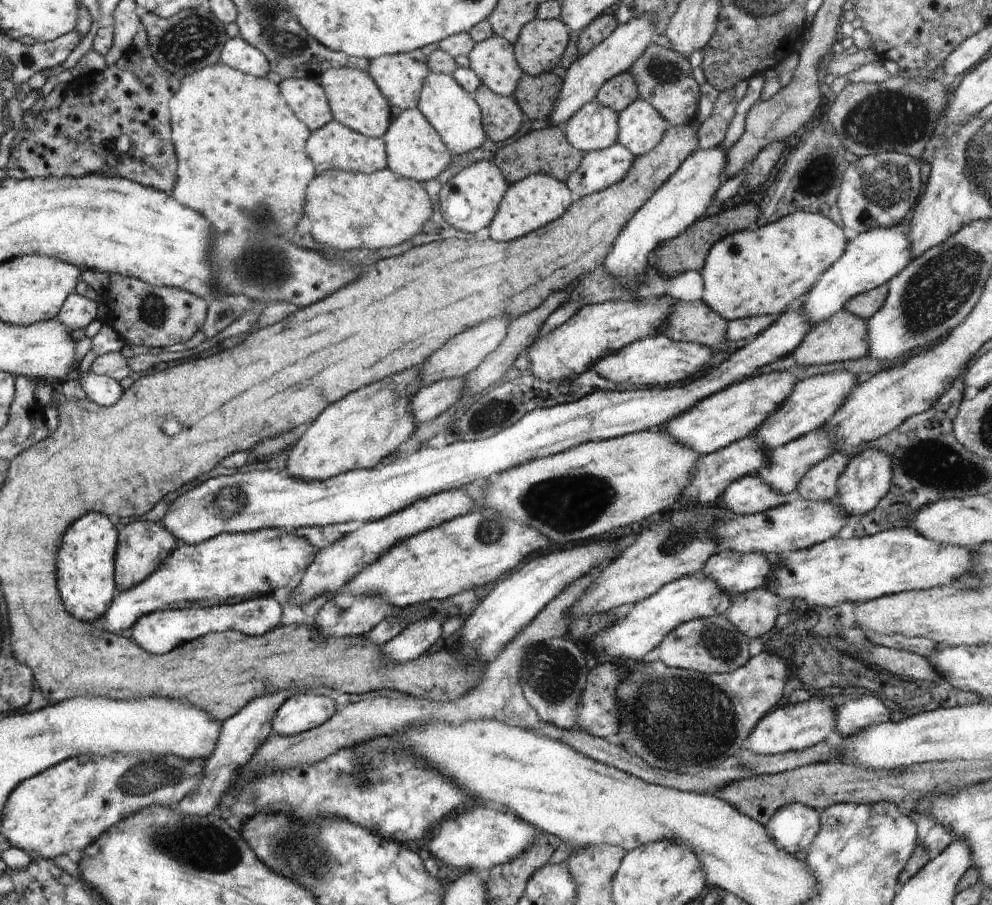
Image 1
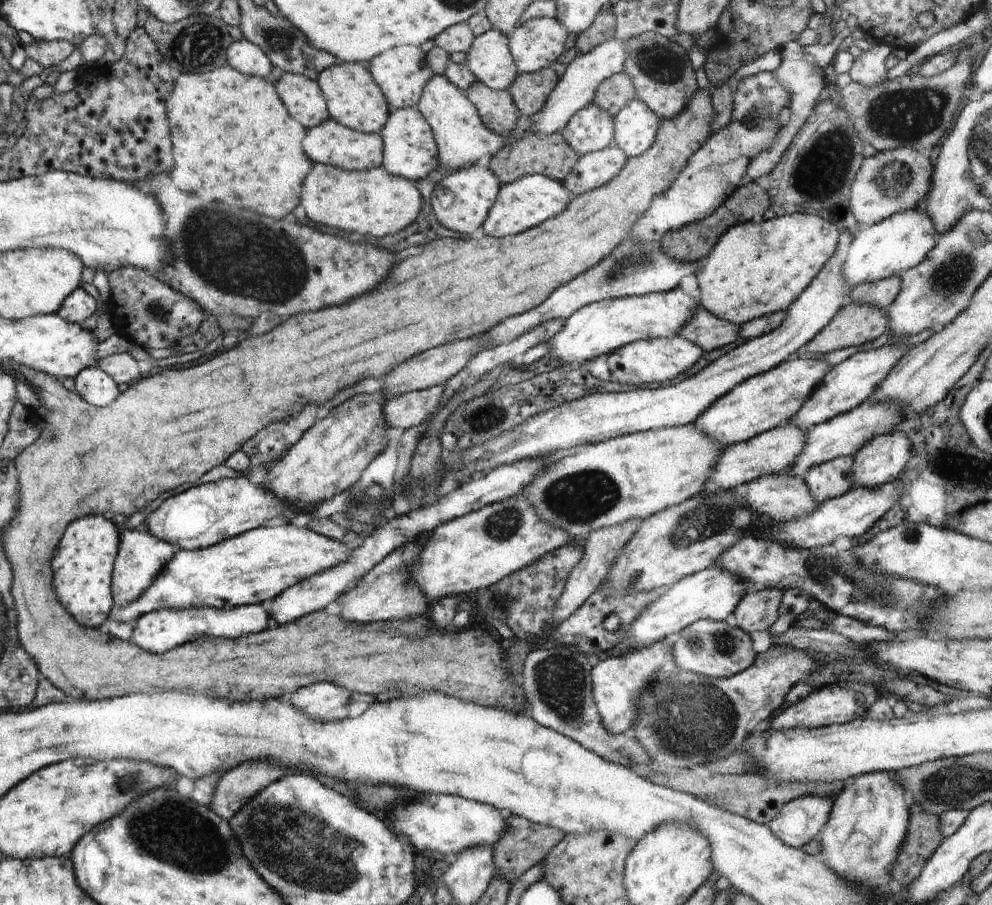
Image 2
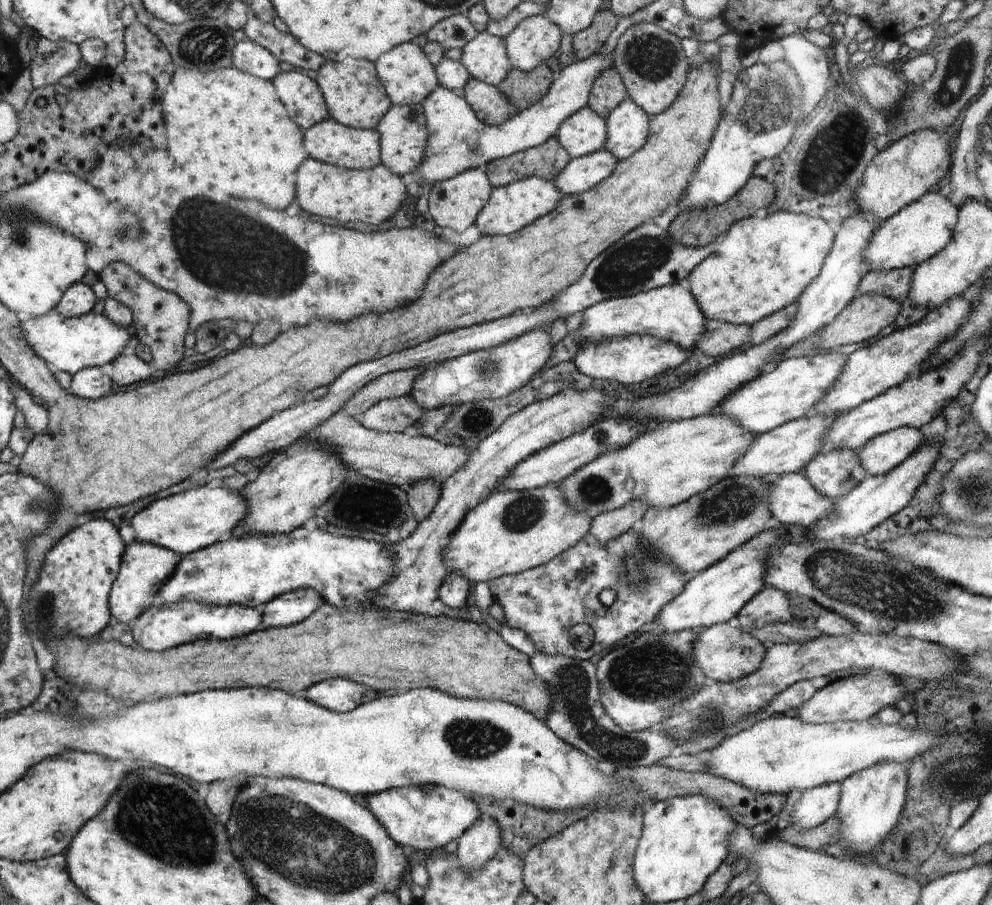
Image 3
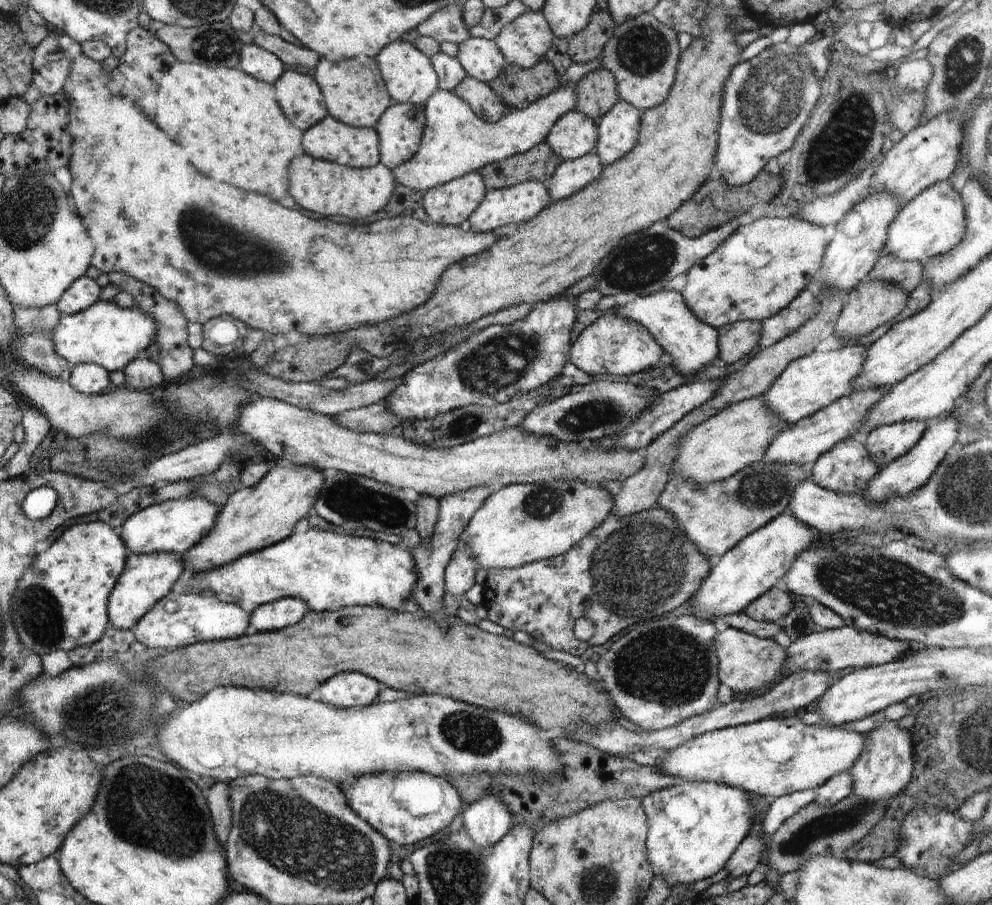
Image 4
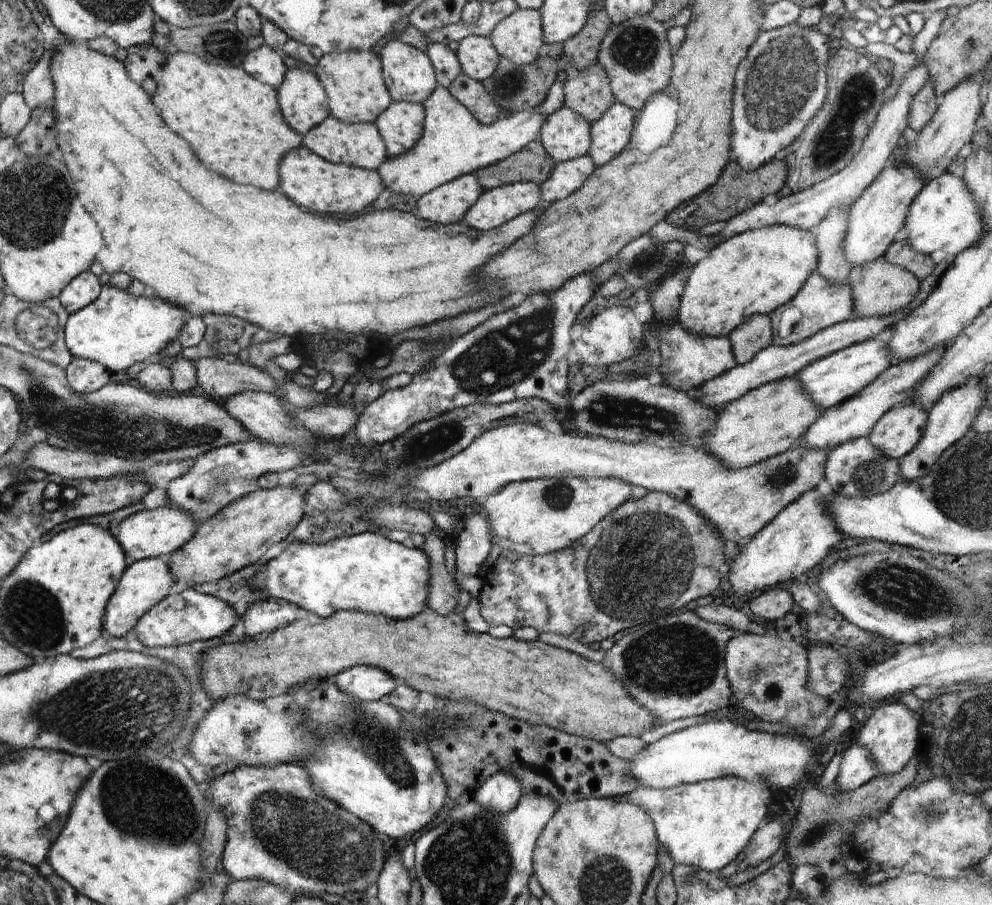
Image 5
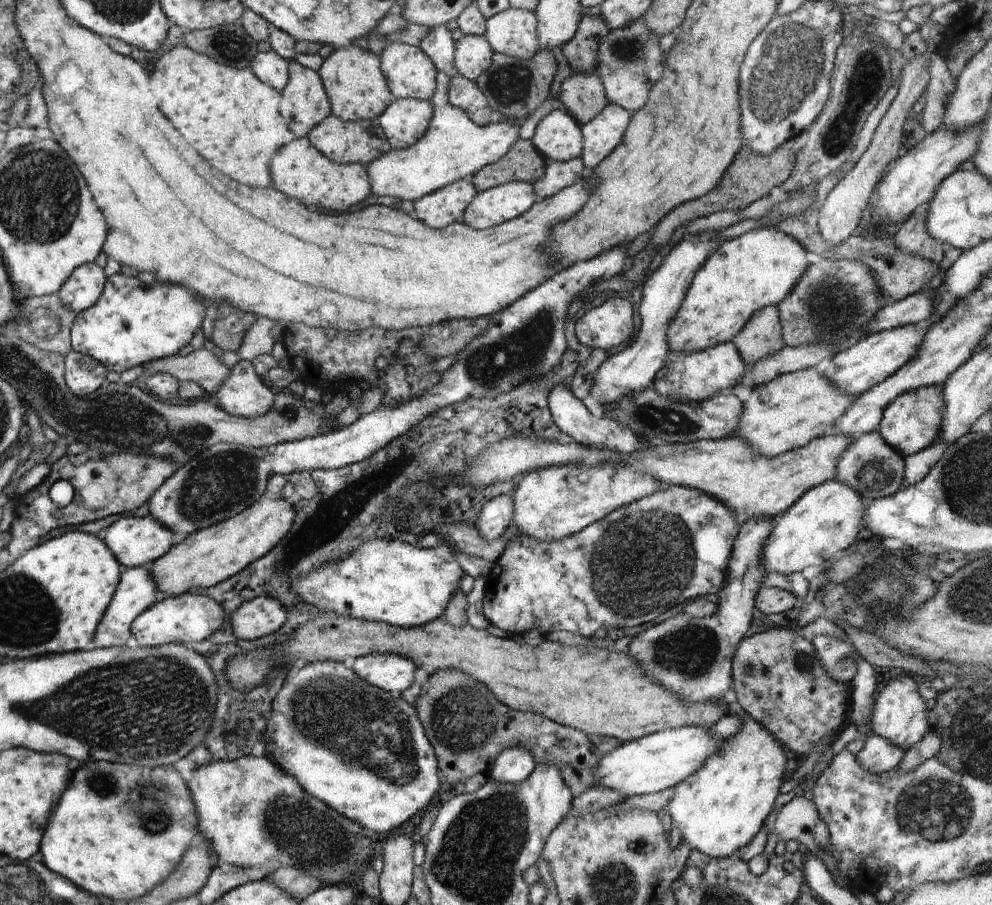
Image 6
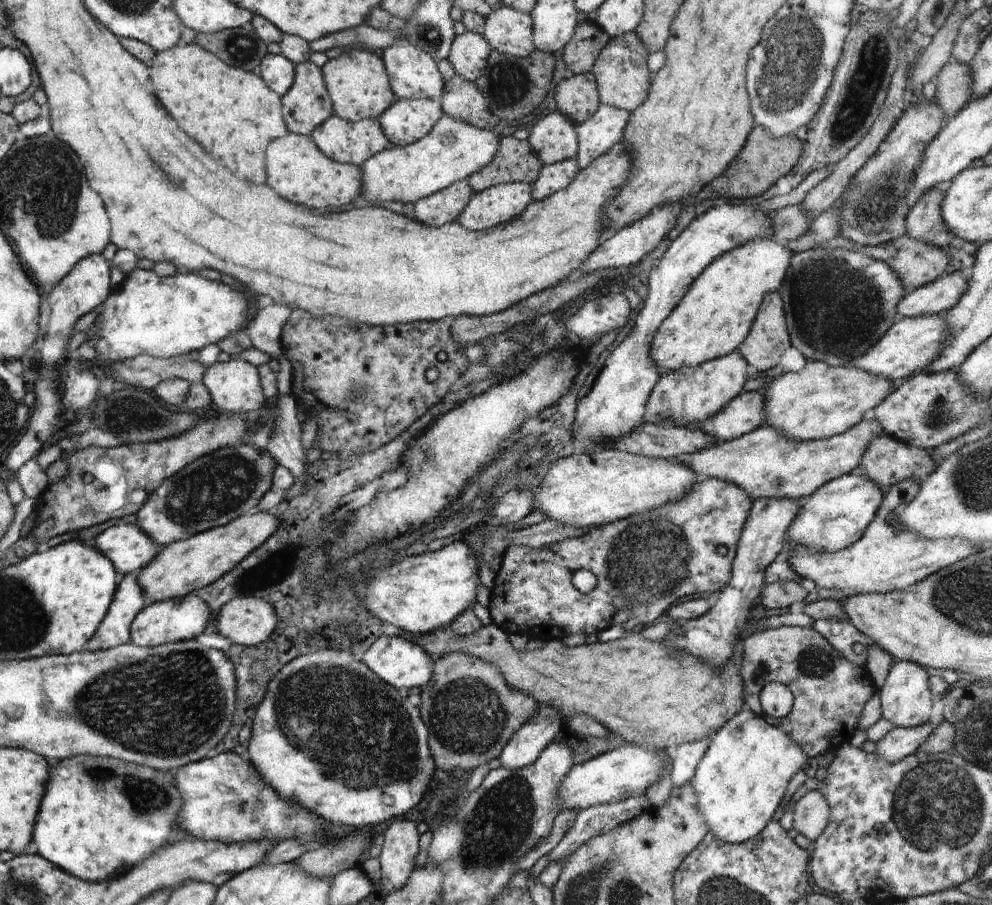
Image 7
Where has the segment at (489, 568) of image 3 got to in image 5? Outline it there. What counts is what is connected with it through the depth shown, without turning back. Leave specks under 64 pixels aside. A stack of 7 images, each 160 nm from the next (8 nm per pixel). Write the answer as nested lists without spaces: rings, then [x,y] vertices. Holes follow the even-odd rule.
[[[572,477],[563,479],[534,479],[519,483],[510,483],[500,489],[495,496],[482,500],[487,510],[488,520],[493,534],[493,544],[521,555],[543,555],[562,550],[581,536],[590,532],[600,520],[621,504],[632,499],[632,484],[612,477]]]

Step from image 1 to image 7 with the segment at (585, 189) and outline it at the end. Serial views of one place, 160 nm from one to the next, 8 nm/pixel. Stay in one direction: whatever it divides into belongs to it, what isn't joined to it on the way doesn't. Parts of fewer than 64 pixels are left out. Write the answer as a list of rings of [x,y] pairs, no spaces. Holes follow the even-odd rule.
[[[576,159],[543,165],[539,177],[531,185],[533,200],[544,200],[554,192],[566,188],[574,180],[579,170]]]

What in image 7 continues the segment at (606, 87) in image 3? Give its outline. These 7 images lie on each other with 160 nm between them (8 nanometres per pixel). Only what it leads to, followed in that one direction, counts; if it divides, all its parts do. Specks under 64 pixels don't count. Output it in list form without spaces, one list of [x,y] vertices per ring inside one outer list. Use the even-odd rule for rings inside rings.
[[[590,72],[572,75],[561,80],[556,87],[557,110],[577,125],[588,120],[601,104],[595,76]]]

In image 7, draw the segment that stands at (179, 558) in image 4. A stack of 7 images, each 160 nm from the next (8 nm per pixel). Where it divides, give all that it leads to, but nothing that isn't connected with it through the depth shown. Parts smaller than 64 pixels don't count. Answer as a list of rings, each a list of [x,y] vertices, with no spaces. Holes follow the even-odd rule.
[[[138,572],[118,575],[116,592],[108,612],[84,651],[102,651],[130,642],[131,624],[147,606],[137,576]]]

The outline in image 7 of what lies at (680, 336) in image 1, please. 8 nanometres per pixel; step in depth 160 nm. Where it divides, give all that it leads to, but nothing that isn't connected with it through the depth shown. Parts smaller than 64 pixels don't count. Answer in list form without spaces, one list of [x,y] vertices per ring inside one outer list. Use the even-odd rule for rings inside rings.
[[[778,291],[767,292],[738,351],[747,364],[763,371],[778,365],[780,356],[790,346],[782,297]]]

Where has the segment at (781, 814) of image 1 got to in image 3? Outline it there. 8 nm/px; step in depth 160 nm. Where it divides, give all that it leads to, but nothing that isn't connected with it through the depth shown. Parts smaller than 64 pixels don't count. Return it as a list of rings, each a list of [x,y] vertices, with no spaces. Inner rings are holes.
[[[841,783],[820,785],[792,797],[791,825],[800,830],[822,824],[837,814]]]

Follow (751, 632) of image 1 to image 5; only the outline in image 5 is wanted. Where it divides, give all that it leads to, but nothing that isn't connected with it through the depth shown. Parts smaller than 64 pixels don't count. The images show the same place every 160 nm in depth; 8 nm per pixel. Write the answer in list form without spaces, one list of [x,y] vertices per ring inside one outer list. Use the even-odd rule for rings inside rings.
[[[773,586],[758,594],[750,601],[750,610],[755,614],[759,624],[764,621],[781,619],[794,606],[794,599],[785,586]]]

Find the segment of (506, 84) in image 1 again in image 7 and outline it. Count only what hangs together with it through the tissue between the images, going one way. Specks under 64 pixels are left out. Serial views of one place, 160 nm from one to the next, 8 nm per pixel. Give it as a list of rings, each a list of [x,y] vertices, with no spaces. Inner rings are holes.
[[[465,31],[454,37],[448,60],[456,75],[474,83],[486,66],[490,51],[490,45],[483,35]]]

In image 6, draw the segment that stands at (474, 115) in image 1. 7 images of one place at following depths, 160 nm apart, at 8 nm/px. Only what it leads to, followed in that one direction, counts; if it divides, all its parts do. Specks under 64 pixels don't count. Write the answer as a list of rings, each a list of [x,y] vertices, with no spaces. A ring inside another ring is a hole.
[[[437,73],[437,87],[430,100],[434,107],[433,117],[425,135],[411,147],[391,148],[366,166],[372,193],[415,203],[424,195],[457,180],[468,179],[486,165],[495,163],[520,138],[519,126],[510,125],[508,121],[500,122],[498,117],[486,126],[474,124],[464,110],[449,103],[450,81],[446,73]]]

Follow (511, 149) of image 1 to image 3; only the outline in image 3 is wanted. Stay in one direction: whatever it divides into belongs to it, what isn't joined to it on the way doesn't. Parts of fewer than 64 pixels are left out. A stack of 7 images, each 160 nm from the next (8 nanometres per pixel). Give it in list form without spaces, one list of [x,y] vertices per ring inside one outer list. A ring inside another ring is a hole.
[[[552,137],[540,146],[490,161],[483,169],[493,187],[503,187],[528,177],[554,182],[570,159],[558,139]]]

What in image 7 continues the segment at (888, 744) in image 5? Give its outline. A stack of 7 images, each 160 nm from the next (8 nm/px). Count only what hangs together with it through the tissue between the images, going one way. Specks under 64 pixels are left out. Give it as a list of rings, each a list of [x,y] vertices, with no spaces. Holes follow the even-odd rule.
[[[896,661],[878,693],[881,698],[881,716],[892,722],[894,726],[915,727],[930,720],[933,701],[930,681],[926,670],[917,662]]]

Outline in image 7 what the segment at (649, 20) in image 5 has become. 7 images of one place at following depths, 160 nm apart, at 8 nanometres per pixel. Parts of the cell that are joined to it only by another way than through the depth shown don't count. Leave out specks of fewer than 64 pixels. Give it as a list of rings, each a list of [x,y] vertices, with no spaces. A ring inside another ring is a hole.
[[[635,31],[611,37],[591,68],[602,105],[610,105],[631,113],[645,102],[652,82],[648,70],[648,56],[647,50]]]

